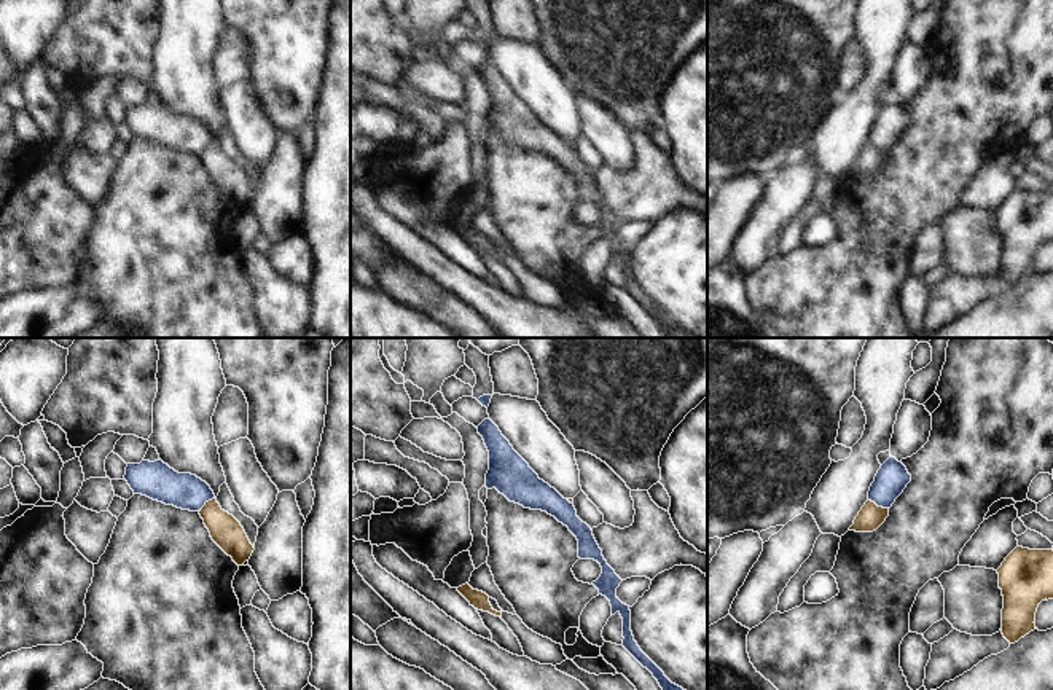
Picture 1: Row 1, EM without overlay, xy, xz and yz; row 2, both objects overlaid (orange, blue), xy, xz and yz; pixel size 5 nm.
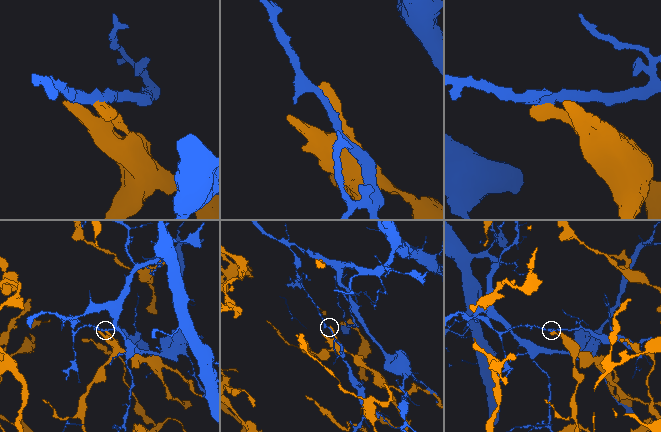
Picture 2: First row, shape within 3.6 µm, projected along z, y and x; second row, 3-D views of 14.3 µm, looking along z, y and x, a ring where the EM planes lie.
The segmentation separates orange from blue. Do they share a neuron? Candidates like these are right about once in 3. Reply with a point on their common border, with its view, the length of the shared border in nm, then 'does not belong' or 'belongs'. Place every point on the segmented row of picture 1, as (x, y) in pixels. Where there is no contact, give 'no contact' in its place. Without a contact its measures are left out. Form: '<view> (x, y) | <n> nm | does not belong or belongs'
yz (876, 505) | 120 nm | does not belong

